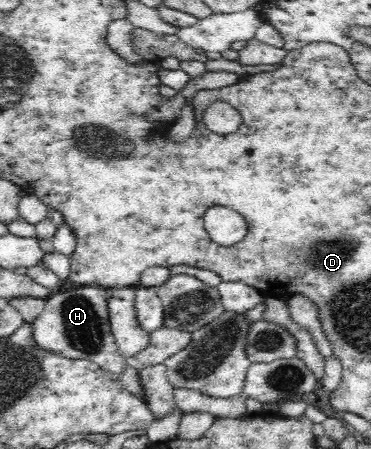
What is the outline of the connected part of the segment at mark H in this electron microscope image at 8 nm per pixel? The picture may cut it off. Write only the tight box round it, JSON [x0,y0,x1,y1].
[32,285,128,375]

